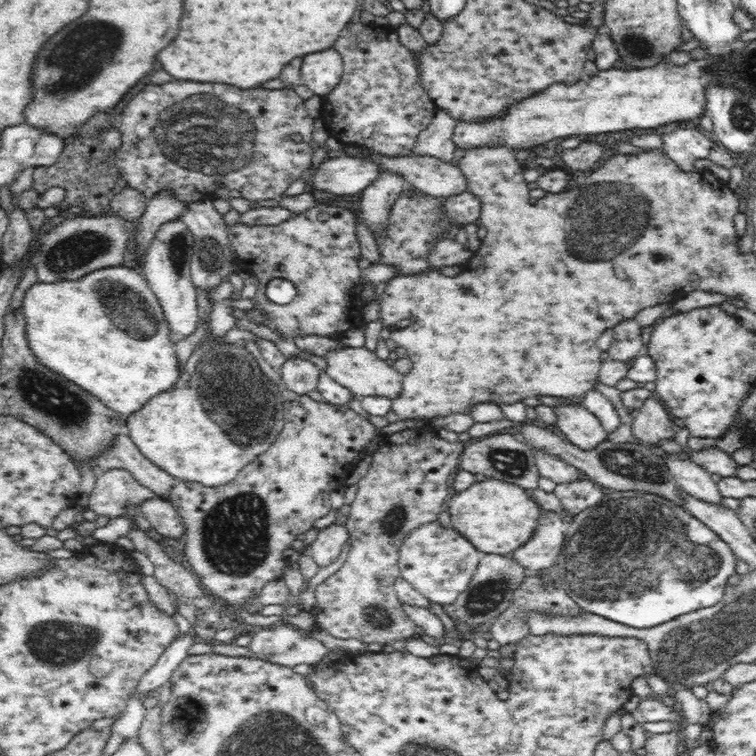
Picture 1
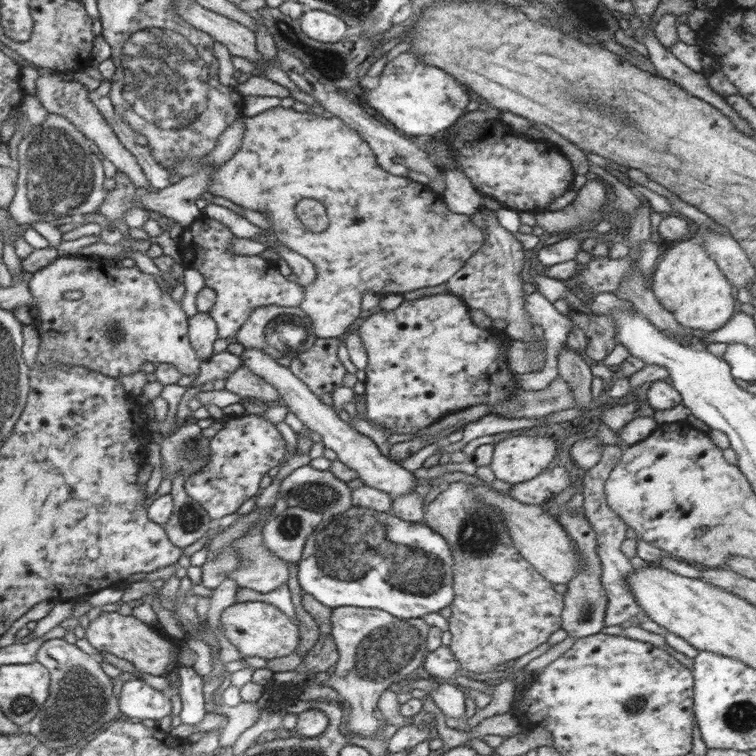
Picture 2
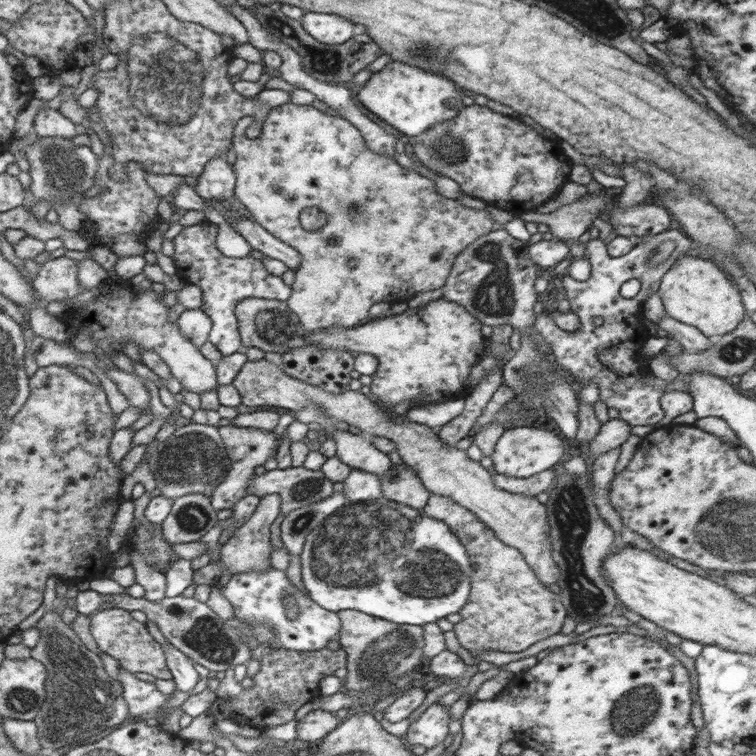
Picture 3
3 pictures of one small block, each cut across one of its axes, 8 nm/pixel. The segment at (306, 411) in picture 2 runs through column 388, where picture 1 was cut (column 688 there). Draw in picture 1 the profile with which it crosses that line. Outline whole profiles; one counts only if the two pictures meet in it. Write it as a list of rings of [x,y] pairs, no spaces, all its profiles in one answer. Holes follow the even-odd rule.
[[[671,454],[670,457],[662,459],[666,463],[666,470],[674,477],[679,488],[698,500],[723,506],[722,493],[710,477],[711,473],[702,468],[697,460],[683,460],[677,457],[677,454]]]

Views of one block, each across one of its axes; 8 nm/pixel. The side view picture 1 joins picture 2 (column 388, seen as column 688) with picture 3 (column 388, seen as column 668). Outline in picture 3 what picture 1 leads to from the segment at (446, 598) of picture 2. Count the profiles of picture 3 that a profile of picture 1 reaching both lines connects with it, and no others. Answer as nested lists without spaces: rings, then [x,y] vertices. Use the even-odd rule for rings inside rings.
[[[383,496],[374,501],[349,502],[336,512],[329,514],[312,532],[308,533],[303,552],[300,554],[300,560],[301,578],[308,596],[324,610],[336,613],[340,611],[358,611],[400,626],[423,627],[426,624],[434,624],[442,618],[446,619],[450,614],[460,612],[464,604],[468,602],[471,590],[472,565],[470,565],[468,553],[466,553],[464,545],[458,541],[458,537],[449,529],[449,526],[441,520],[426,516],[422,513],[422,509],[416,510],[399,502],[386,500]]]

